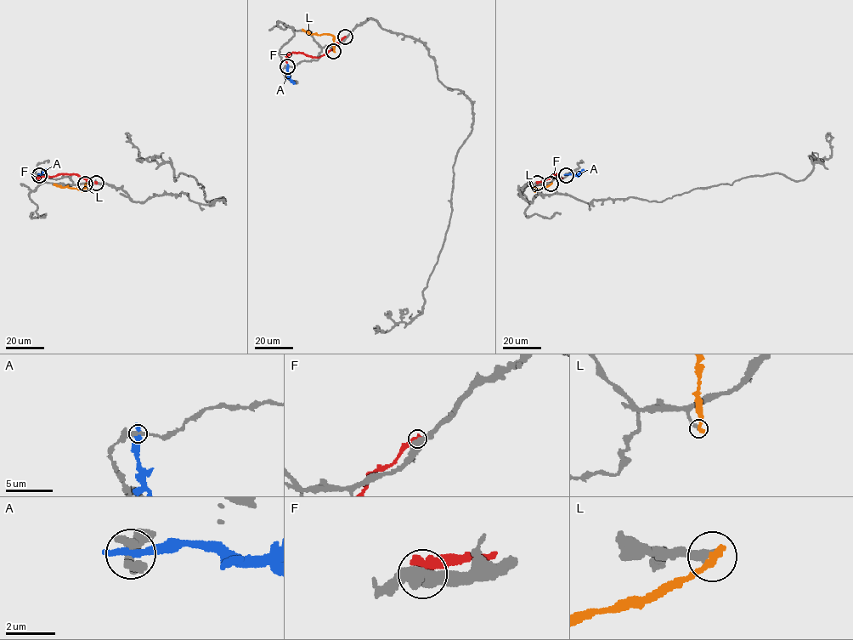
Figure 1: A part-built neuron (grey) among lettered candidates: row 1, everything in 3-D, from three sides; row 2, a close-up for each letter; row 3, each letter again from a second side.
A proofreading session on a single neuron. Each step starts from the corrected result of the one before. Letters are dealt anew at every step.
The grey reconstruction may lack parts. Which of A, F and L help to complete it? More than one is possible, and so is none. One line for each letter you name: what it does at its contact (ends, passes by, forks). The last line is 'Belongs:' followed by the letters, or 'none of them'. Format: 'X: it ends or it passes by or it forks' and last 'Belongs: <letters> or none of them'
Belongs: none of them

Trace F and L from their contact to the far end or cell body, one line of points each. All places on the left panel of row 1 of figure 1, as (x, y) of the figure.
F: (96, 183), (74, 174), (37, 178)
L: (85, 184), (85, 189), (53, 184)

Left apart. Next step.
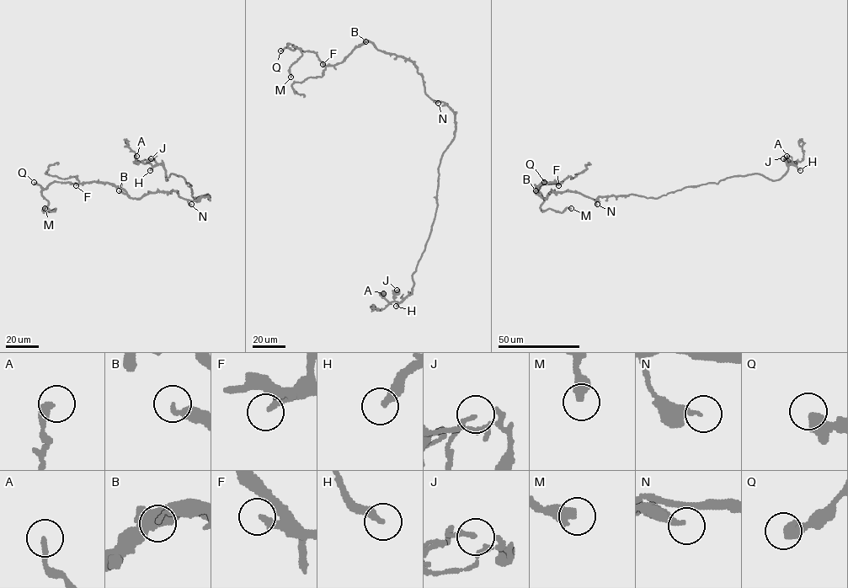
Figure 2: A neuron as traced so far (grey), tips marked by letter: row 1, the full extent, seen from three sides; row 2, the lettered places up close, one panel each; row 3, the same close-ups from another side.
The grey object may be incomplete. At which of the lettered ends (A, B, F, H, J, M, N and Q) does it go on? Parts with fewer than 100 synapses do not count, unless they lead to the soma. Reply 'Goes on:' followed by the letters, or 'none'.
Goes on: H

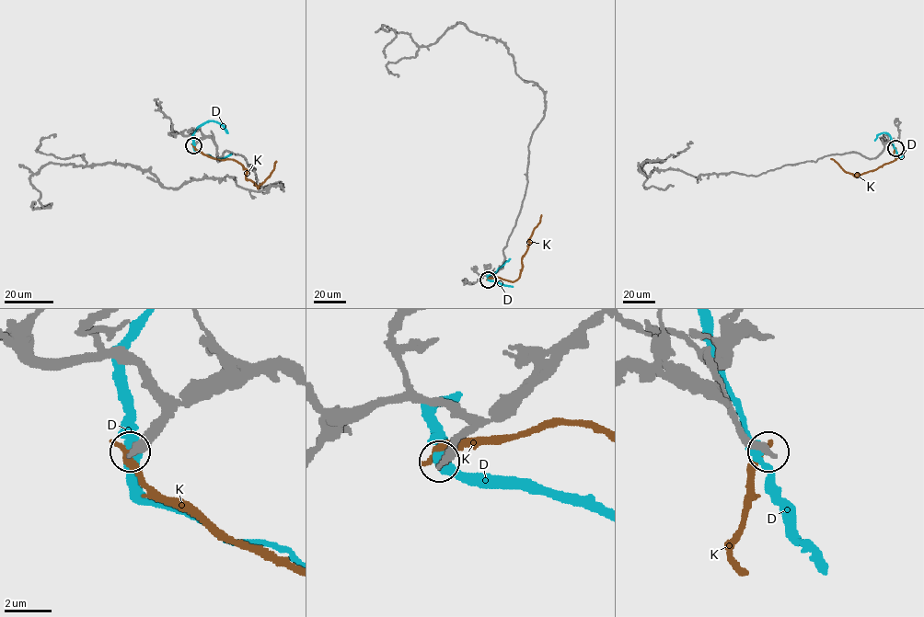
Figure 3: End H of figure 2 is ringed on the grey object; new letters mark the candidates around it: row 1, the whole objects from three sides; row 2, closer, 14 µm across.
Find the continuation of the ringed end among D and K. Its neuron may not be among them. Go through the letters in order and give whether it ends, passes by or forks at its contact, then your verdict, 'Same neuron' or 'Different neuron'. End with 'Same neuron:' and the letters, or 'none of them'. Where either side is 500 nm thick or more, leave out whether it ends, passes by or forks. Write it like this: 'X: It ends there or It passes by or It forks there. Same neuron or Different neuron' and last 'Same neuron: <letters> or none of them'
D: It passes by. Different neuron
K: It ends there. Different neuron
Same neuron: none of them

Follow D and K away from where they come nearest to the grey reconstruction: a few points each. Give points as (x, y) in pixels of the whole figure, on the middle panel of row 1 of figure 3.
D: (489, 279), (488, 276), (510, 258)
K: (488, 279), (498, 277), (514, 281), (518, 278), (522, 257), (541, 215)

